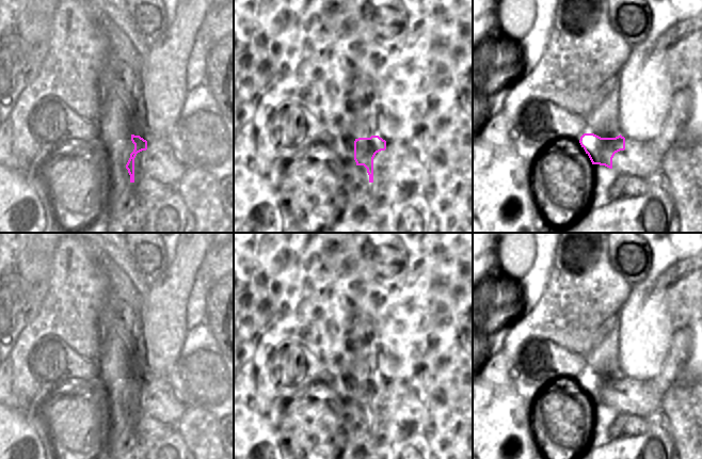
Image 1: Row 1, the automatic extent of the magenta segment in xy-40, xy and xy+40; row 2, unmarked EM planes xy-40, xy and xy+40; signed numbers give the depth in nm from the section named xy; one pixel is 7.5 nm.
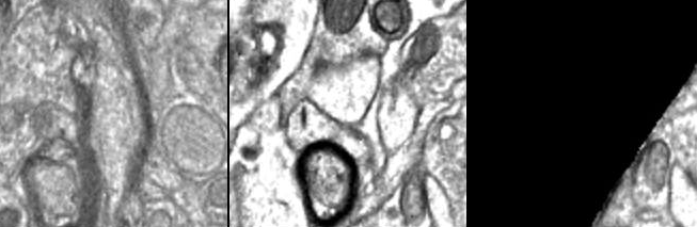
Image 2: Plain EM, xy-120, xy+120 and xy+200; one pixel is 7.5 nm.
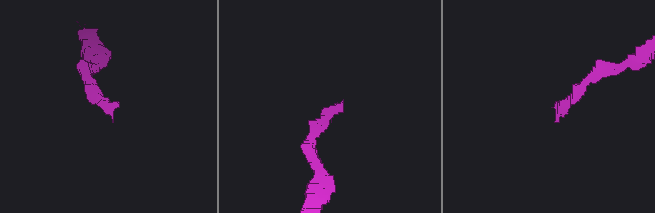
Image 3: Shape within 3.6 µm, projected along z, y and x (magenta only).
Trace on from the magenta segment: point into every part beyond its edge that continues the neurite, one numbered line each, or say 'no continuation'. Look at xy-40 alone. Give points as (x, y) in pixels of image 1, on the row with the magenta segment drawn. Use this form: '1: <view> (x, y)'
1: xy-40 (159, 161)

